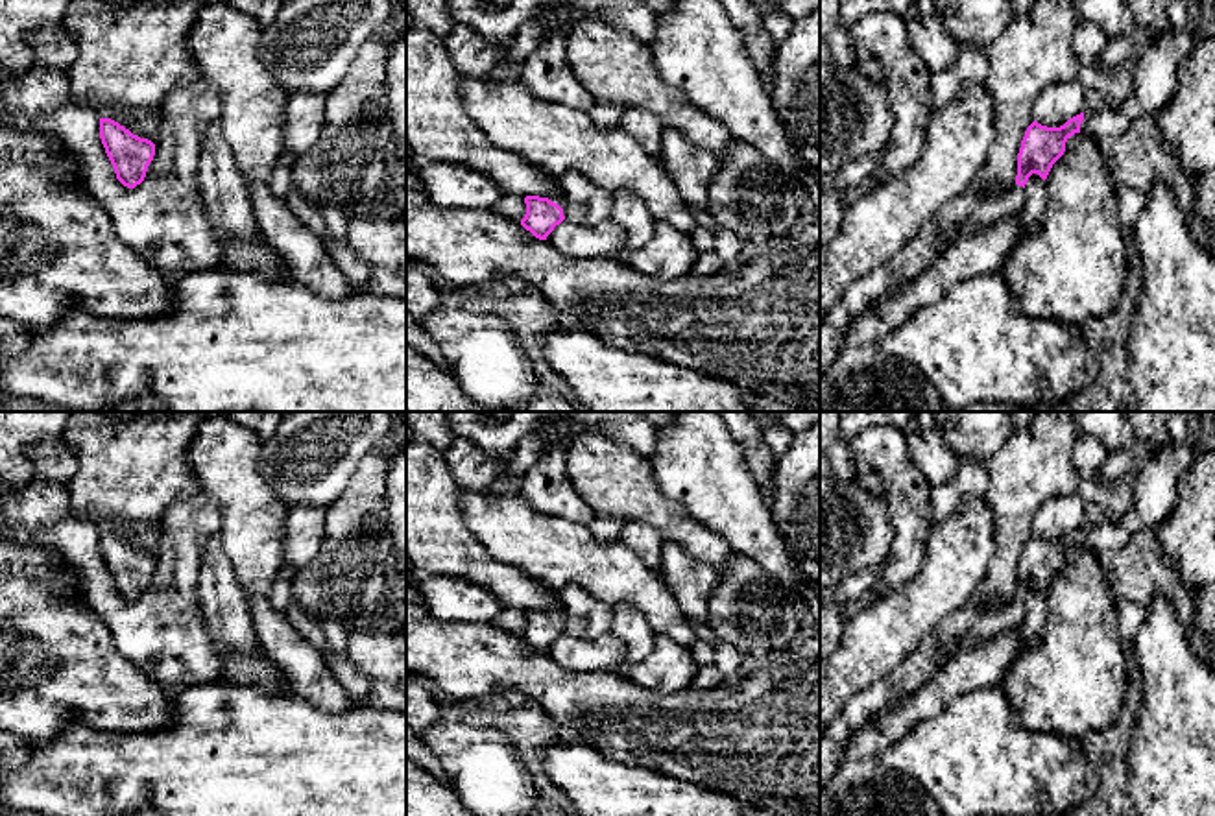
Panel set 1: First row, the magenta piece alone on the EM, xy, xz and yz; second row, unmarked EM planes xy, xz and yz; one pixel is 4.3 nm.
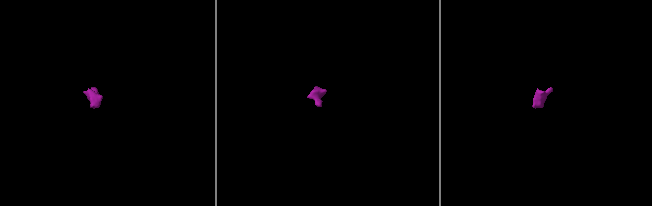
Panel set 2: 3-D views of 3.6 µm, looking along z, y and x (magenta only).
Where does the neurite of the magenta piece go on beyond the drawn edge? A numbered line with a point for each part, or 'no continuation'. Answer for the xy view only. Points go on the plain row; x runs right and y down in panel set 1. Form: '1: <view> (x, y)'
no continuation

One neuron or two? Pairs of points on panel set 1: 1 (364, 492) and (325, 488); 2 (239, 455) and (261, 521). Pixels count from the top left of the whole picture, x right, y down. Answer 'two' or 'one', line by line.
1: two
2: one

